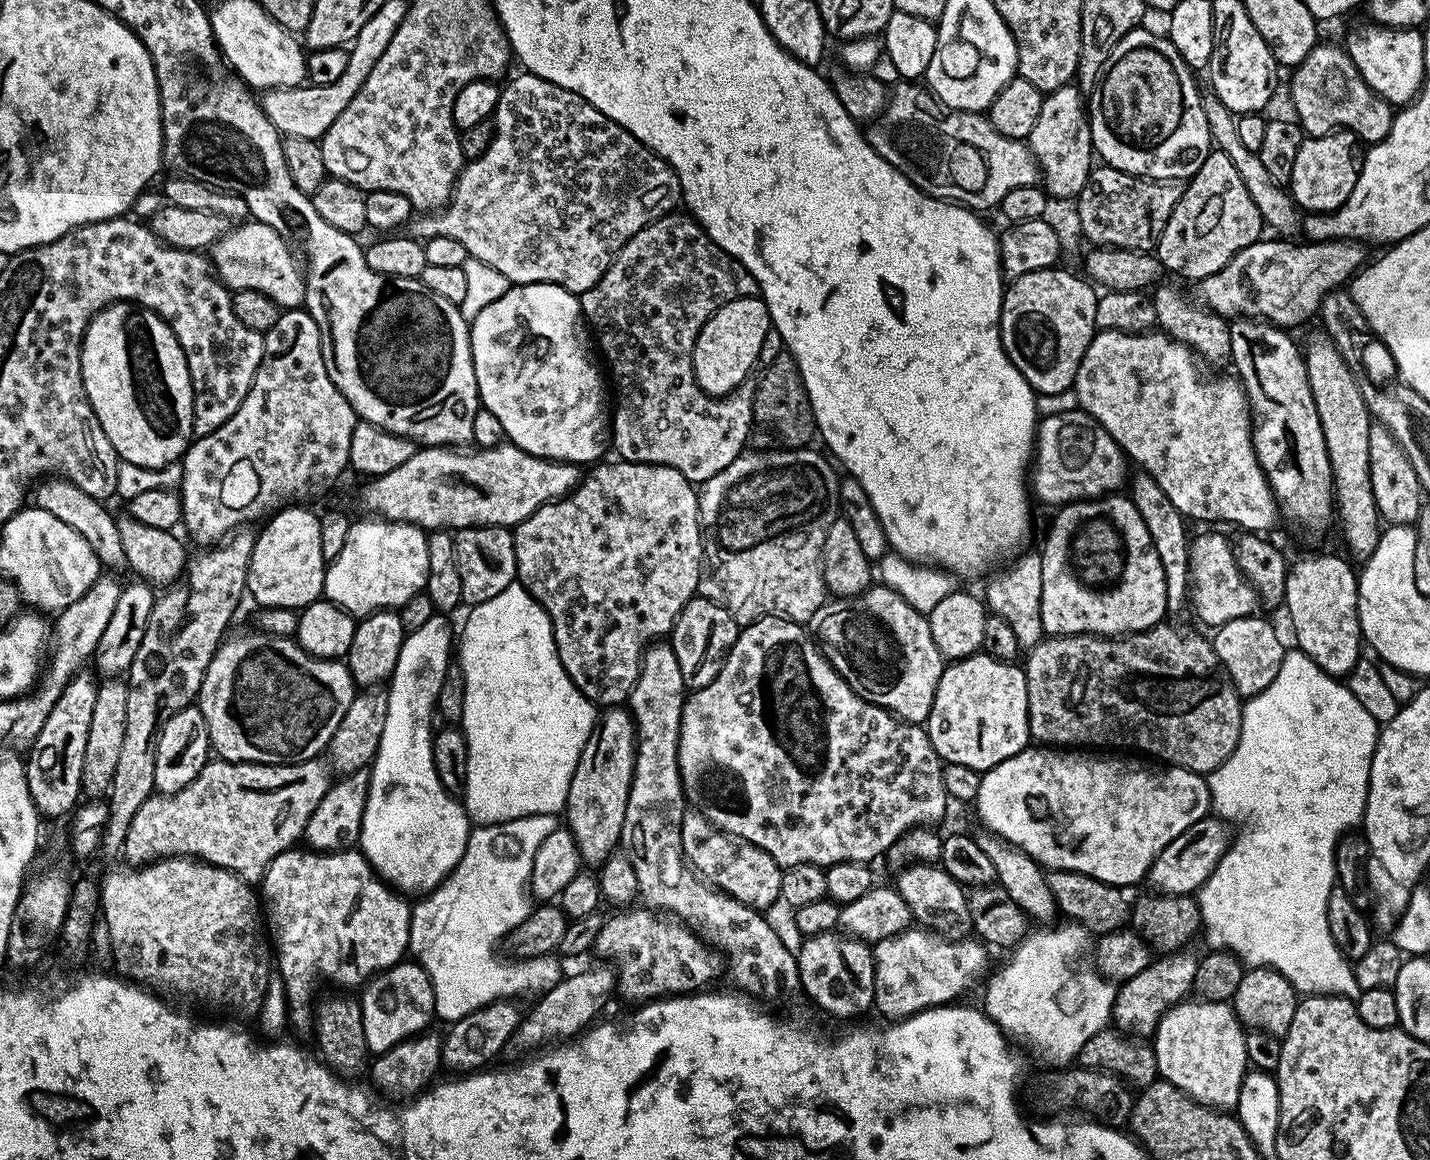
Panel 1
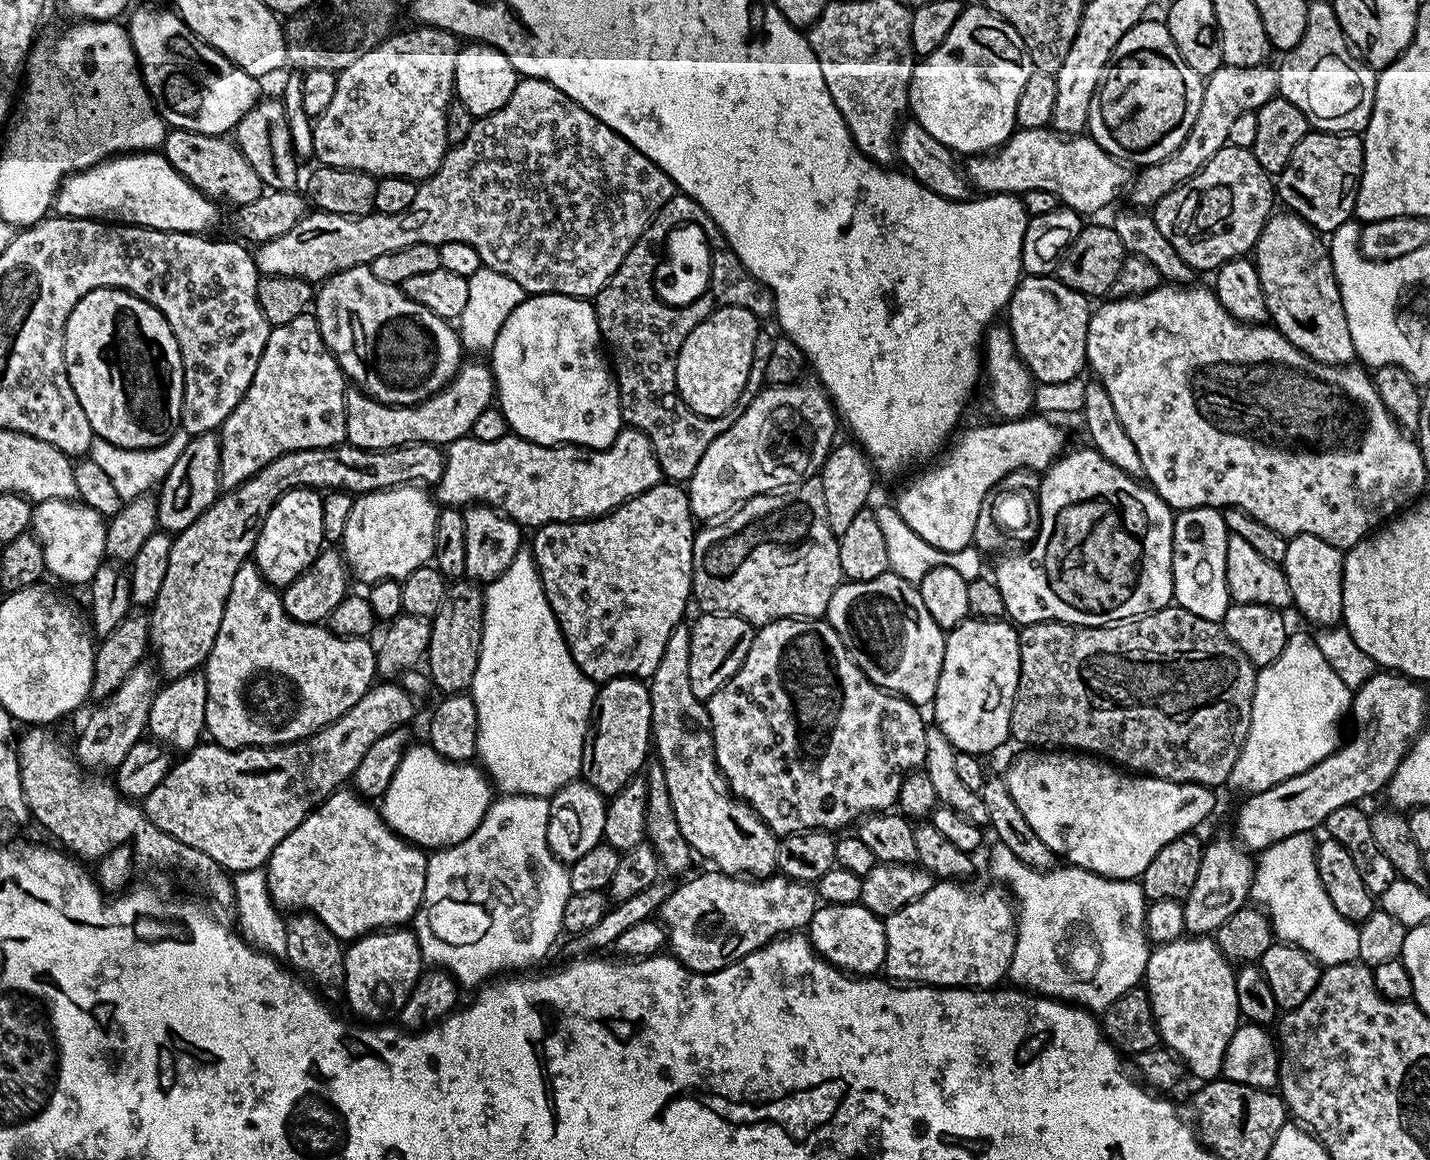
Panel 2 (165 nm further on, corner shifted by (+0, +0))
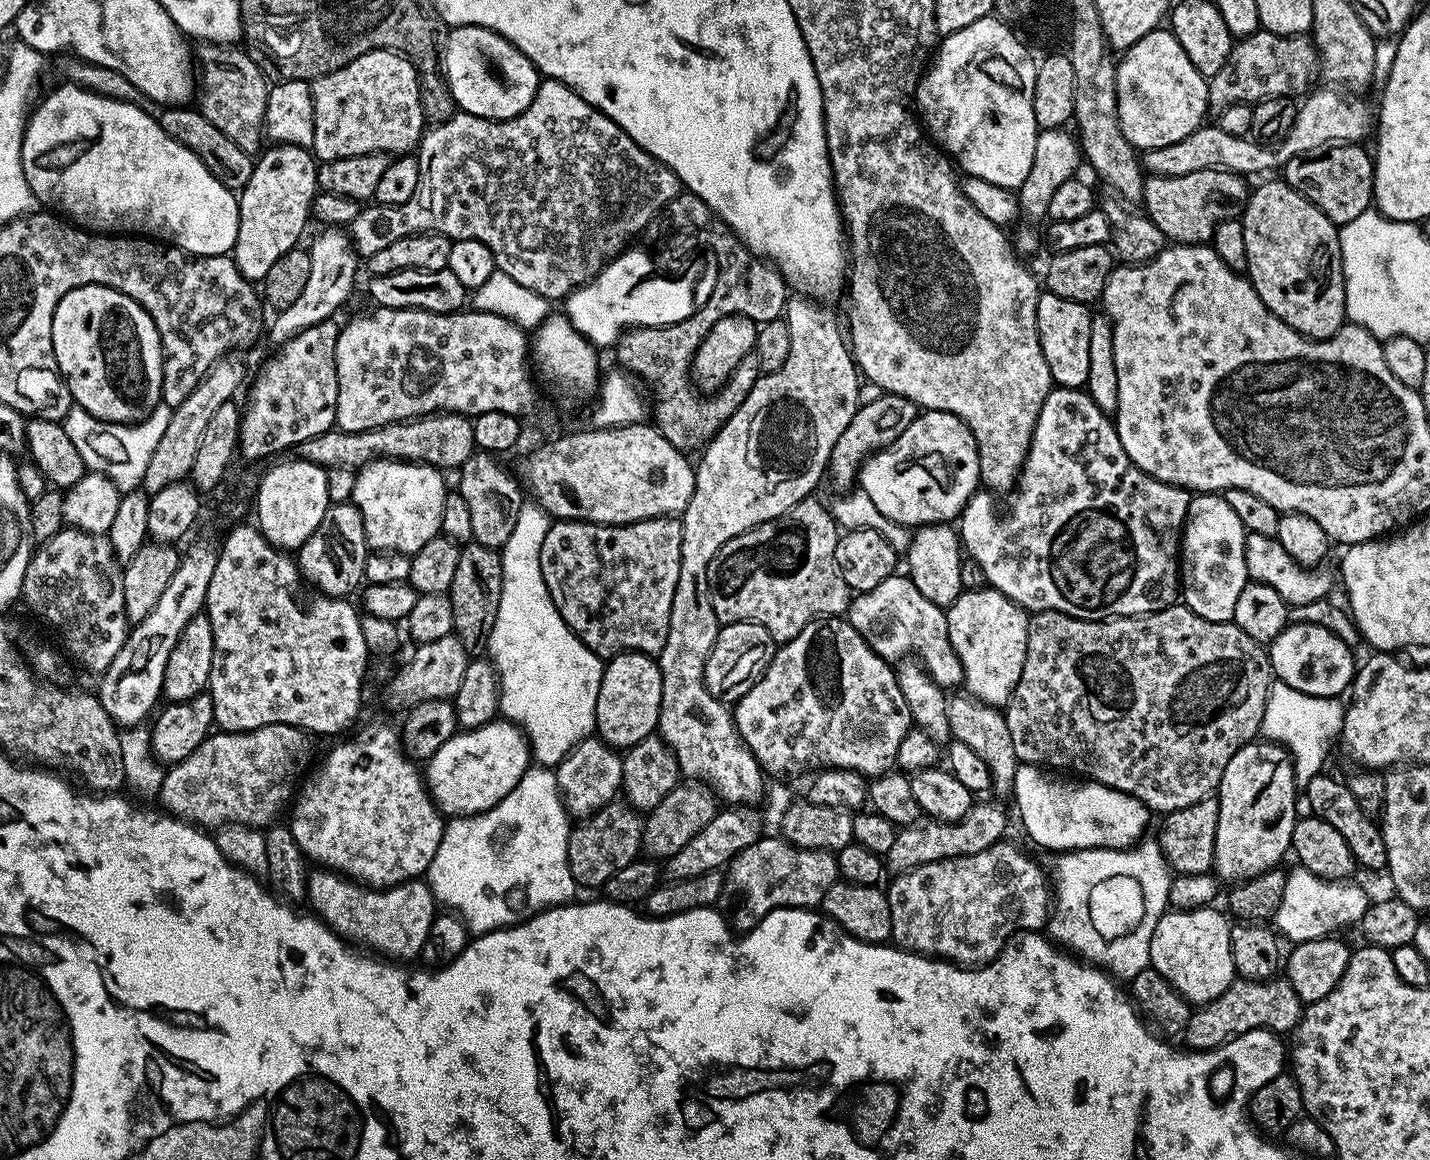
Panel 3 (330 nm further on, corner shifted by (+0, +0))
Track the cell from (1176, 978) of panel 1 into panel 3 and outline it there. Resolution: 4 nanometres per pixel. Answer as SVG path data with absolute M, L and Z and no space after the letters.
M1255 740L1234 754L1226 764L1219 779L1218 834L1214 834L1214 862L1212 867L1221 881L1239 882L1251 876L1262 874L1277 867L1284 855L1289 855L1292 846L1294 826L1298 819L1296 812L1296 774L1288 750L1272 741Z

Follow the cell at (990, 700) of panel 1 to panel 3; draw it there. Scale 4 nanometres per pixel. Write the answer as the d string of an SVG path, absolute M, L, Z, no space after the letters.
M991 586L970 590L969 592L961 591L959 598L946 611L950 642L962 662L963 687L977 700L981 700L983 704L1007 705L1026 662L1029 613L1010 598L1006 598L1006 594L1002 594L998 589Z

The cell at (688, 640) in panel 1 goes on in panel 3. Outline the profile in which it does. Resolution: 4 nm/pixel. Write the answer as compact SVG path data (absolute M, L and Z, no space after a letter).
M738 622L726 624L720 629L720 633L714 638L714 646L706 658L706 670L704 671L704 685L706 690L715 700L735 702L746 695L750 686L758 682L760 675L766 670L766 666L772 661L774 641L762 625L750 622Z

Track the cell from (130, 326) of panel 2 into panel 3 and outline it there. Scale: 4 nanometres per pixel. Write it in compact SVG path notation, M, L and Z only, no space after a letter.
M91 284L70 290L62 298L62 302L58 302L58 306L54 310L52 349L54 350L56 367L59 368L60 375L64 377L68 385L68 393L72 395L75 407L86 410L94 418L115 424L137 424L139 420L146 419L162 402L160 395L162 394L162 374L164 373L164 351L160 345L160 335L147 310L138 302L134 302L134 298L122 294L118 288L110 288L106 284Z

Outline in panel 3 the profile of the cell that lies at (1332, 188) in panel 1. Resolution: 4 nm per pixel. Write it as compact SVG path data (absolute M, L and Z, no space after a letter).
M1327 144L1325 148L1306 150L1306 154L1298 154L1285 162L1282 178L1291 188L1298 190L1326 218L1330 218L1338 226L1350 223L1358 214L1369 211L1373 207L1372 170L1373 157L1360 144Z

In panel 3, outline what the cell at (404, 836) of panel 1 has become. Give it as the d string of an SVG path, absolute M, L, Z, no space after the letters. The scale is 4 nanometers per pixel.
M501 719L481 728L457 731L450 742L426 762L426 783L432 801L445 817L476 816L502 802L502 798L518 786L529 767L528 737L515 724Z

